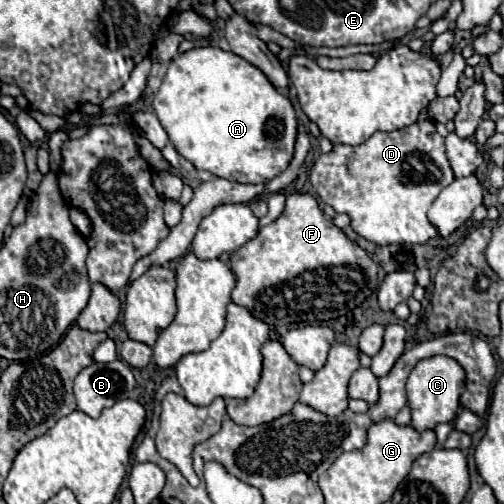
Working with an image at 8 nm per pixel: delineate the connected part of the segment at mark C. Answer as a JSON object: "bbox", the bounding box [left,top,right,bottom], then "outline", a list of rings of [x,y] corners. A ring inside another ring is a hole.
{"bbox":[407,356,465,432],"outline":[[[433,356],[421,360],[407,380],[407,404],[411,408],[411,426],[417,432],[433,430],[441,422],[453,422],[459,410],[459,396],[465,390],[463,368],[447,356]]]}

